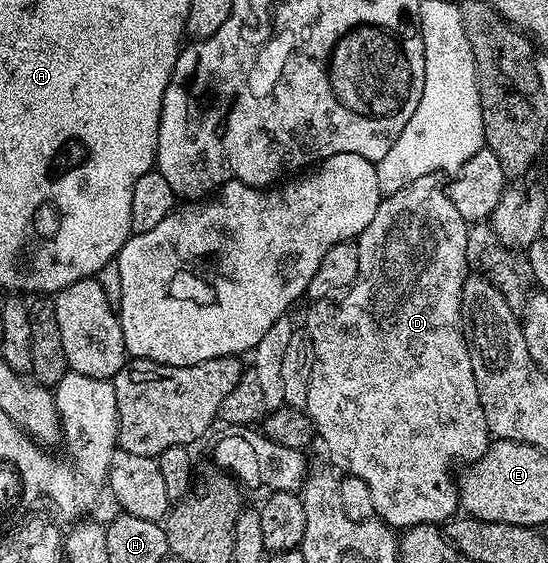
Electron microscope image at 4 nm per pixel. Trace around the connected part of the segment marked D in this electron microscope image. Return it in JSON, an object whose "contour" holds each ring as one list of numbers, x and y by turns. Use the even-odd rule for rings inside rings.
{"contour":[[439,175,417,177,397,193,380,198,373,221,359,234,359,275,355,282,338,298,321,299,310,304,305,330,312,339,313,369,309,381,308,405,305,408,314,434,323,438,331,459,340,467,340,472,356,475,369,485,373,497,375,514,392,529,416,527,421,523,442,524,450,520,460,510,459,484,451,479,455,463,470,465,475,463,489,446,489,432,485,413,481,409,481,397,477,397,477,381,473,377,473,365,469,361,467,338,463,336,463,314,461,313,461,293,469,274,467,257,467,228,469,226,457,213,457,205,447,196,447,189]]}

